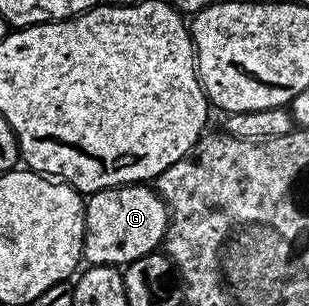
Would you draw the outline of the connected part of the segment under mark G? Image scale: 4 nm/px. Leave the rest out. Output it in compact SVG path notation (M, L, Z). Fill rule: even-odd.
M129 184L111 186L108 190L100 190L96 194L87 195L84 204L84 253L83 261L88 266L130 265L134 260L153 253L163 243L164 234L168 231L168 205L160 195L148 184Z

